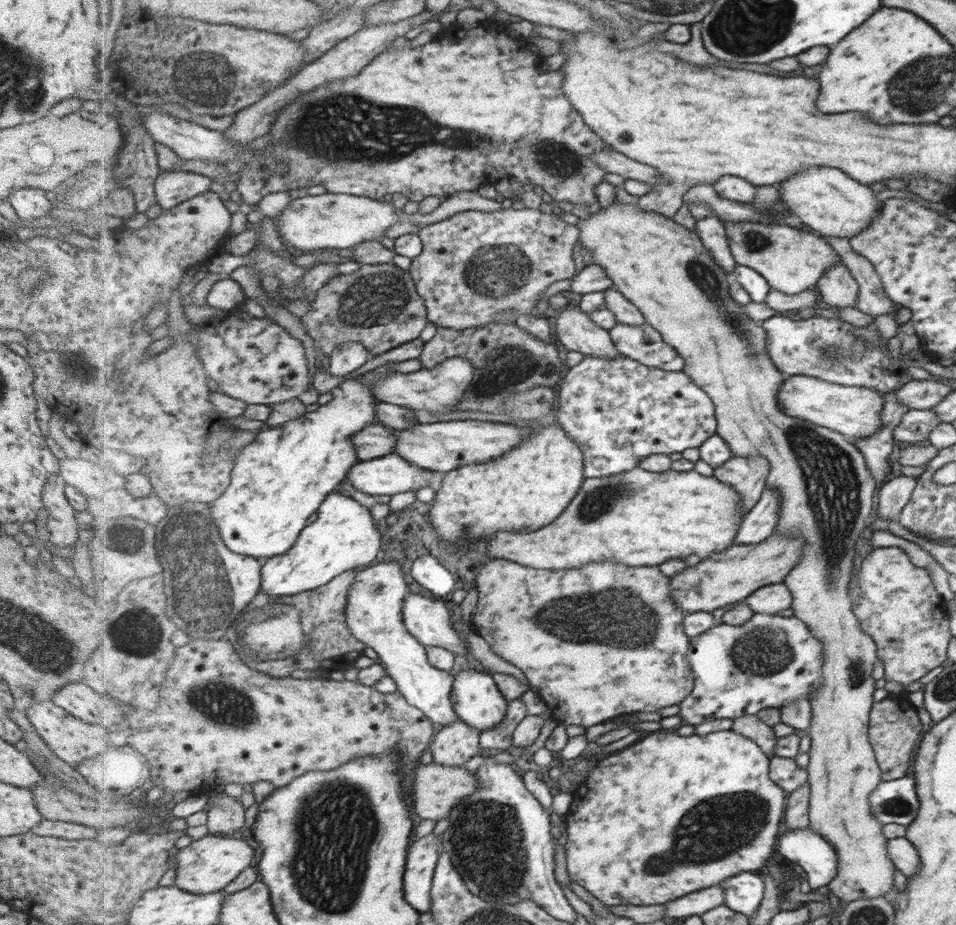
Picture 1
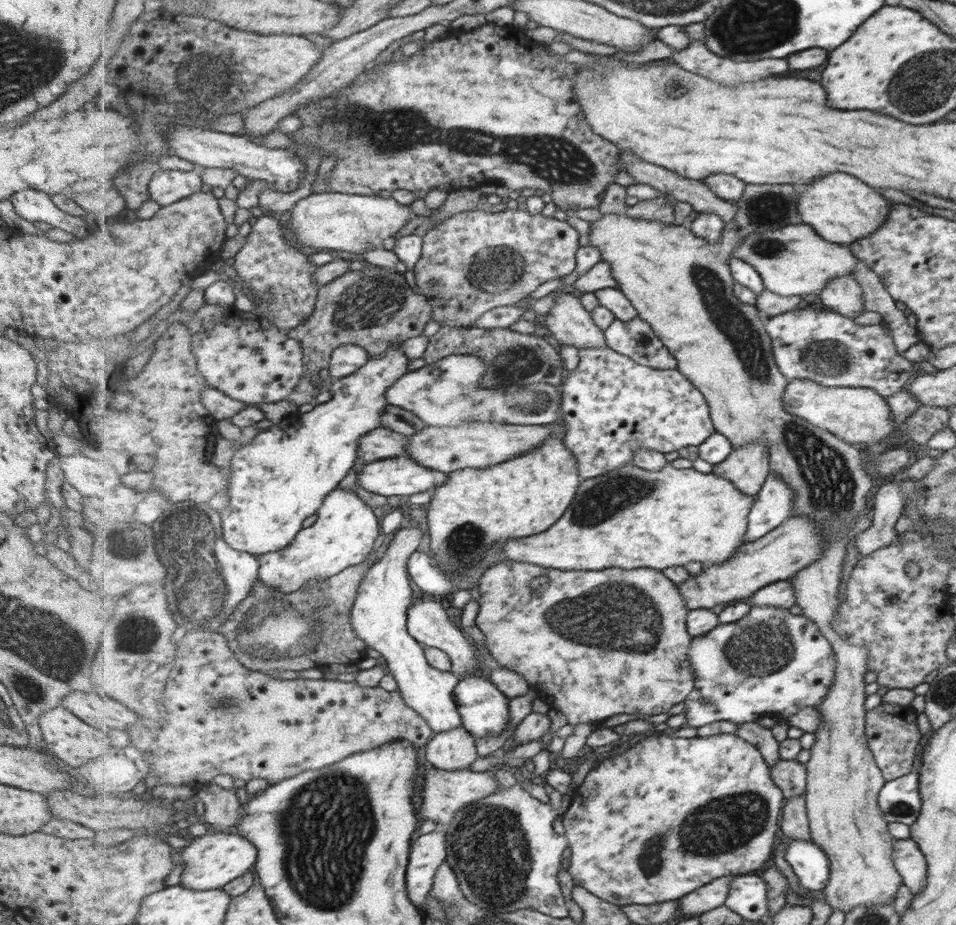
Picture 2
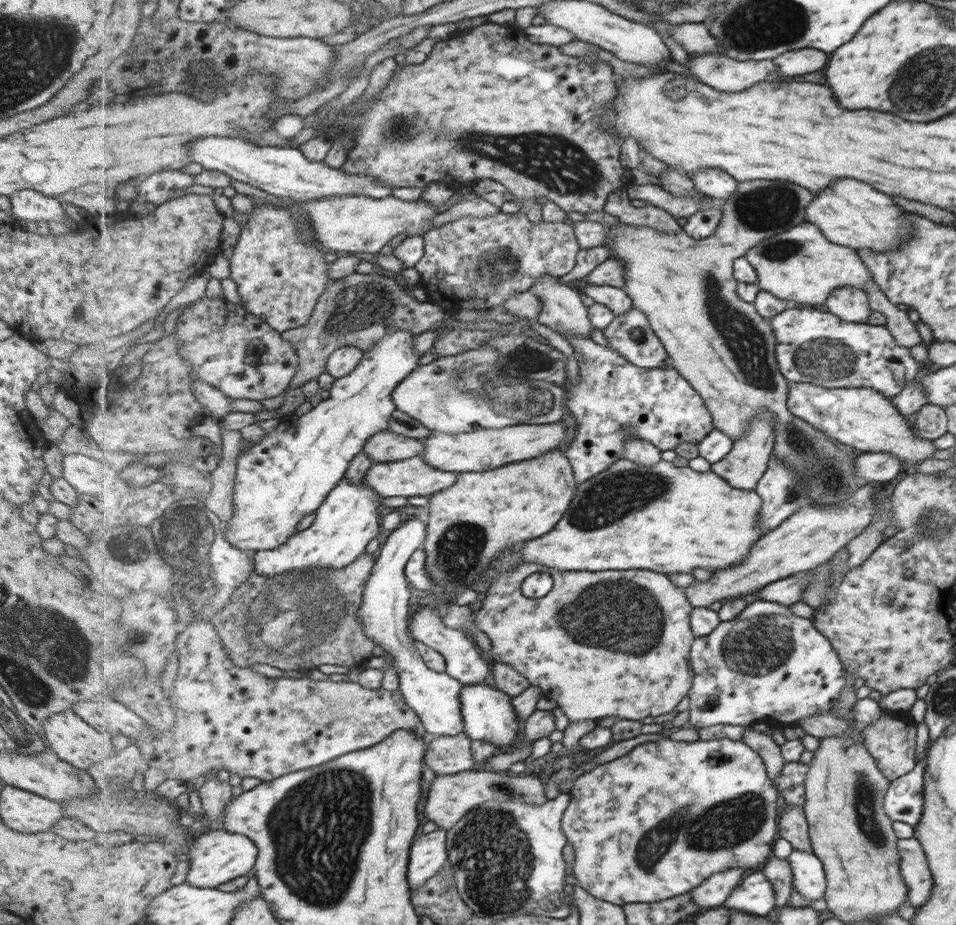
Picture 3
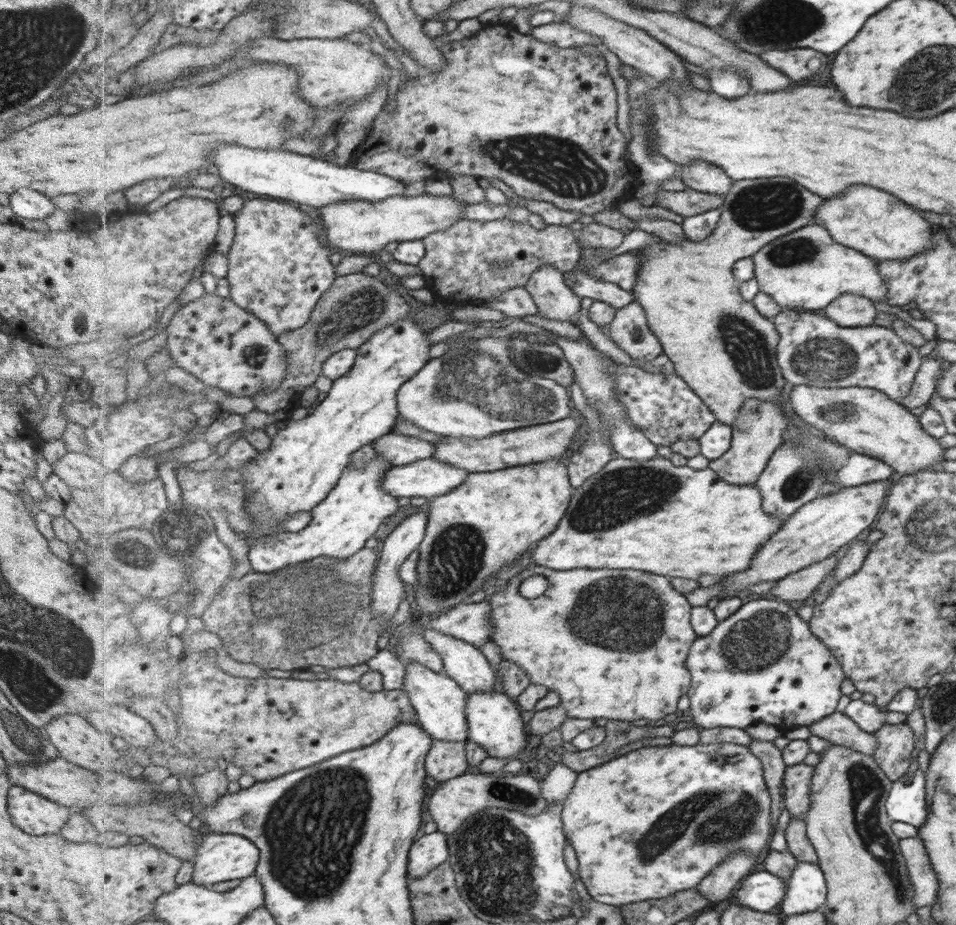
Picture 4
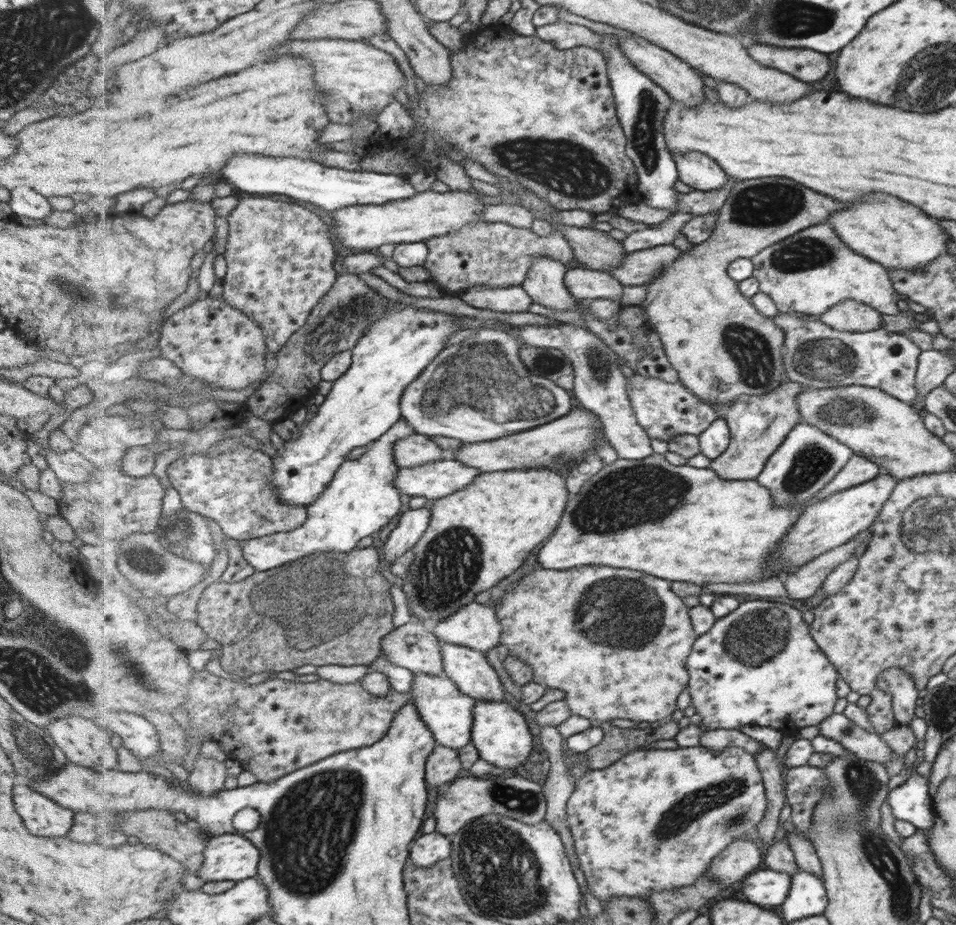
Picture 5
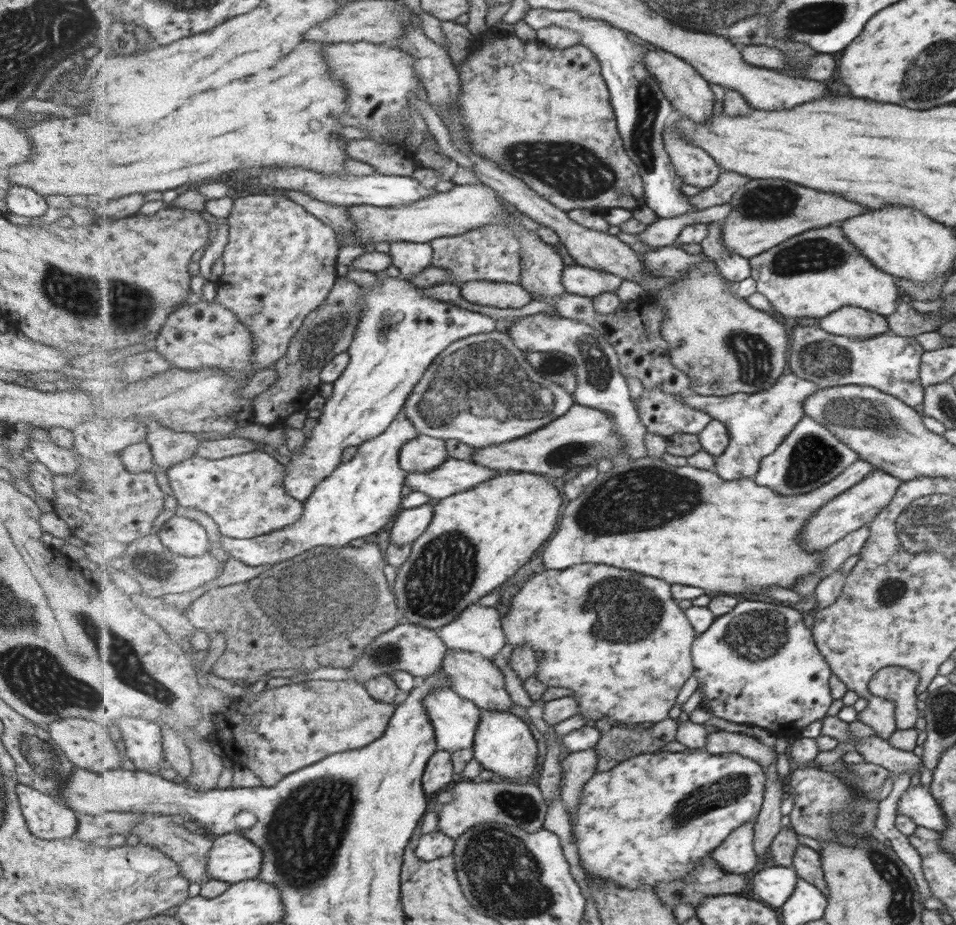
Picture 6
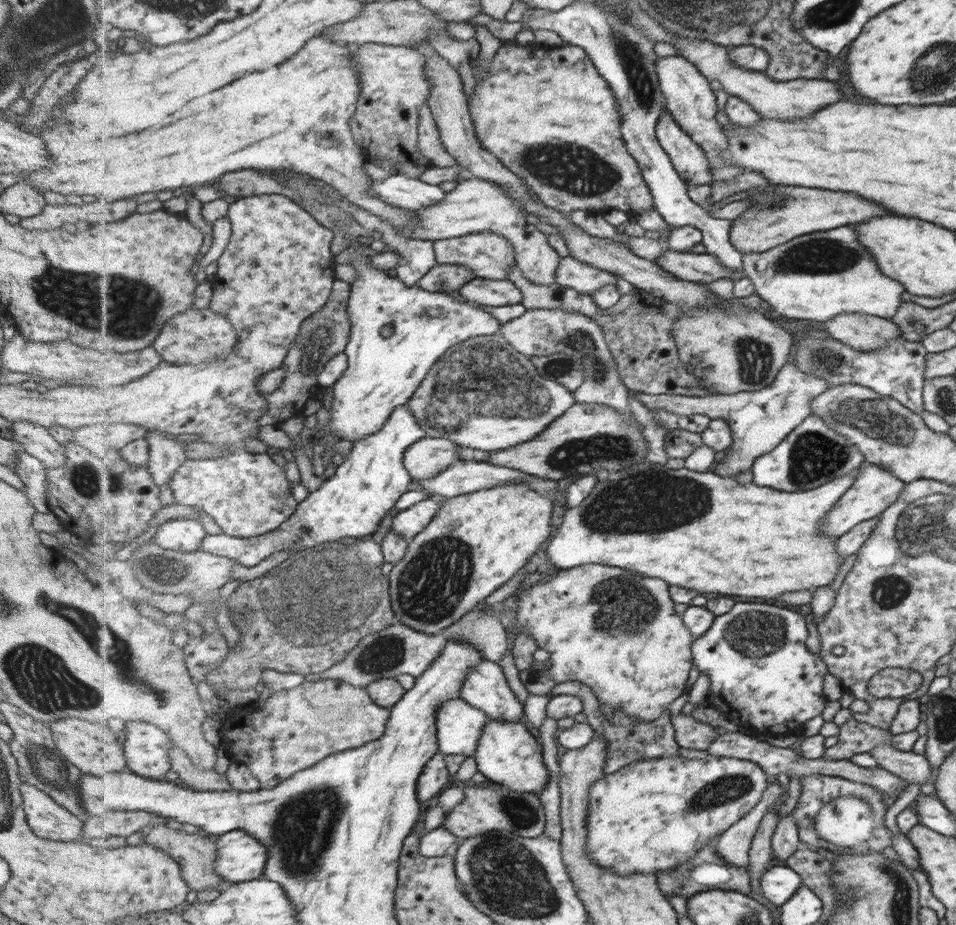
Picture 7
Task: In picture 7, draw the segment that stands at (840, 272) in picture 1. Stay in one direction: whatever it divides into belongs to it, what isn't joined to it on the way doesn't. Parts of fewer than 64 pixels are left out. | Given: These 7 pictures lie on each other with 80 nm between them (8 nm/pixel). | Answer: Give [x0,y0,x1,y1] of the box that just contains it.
[818,312,900,350]

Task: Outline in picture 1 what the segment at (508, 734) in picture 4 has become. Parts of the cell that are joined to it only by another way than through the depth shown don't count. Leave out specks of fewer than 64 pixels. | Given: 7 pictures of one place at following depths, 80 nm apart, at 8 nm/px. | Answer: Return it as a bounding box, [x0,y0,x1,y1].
[451,666,508,733]

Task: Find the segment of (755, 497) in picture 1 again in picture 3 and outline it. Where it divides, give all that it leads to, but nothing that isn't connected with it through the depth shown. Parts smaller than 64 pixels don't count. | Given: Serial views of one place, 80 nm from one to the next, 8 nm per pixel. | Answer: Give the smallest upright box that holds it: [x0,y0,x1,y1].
[712,410,775,490]

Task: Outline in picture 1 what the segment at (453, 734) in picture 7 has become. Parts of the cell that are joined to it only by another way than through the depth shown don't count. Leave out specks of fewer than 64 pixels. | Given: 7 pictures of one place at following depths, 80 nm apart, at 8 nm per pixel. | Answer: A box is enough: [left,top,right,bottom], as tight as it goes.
[347,542,460,729]

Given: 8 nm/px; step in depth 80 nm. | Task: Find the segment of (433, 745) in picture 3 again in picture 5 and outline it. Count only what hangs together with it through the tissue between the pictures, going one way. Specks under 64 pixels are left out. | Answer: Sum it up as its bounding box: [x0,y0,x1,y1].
[427,745,462,788]

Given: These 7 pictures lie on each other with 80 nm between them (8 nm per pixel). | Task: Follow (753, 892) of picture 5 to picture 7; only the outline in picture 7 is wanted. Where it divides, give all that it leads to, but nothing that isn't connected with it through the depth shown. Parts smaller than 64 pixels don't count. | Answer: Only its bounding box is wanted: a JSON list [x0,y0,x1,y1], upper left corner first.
[761,865,801,906]

